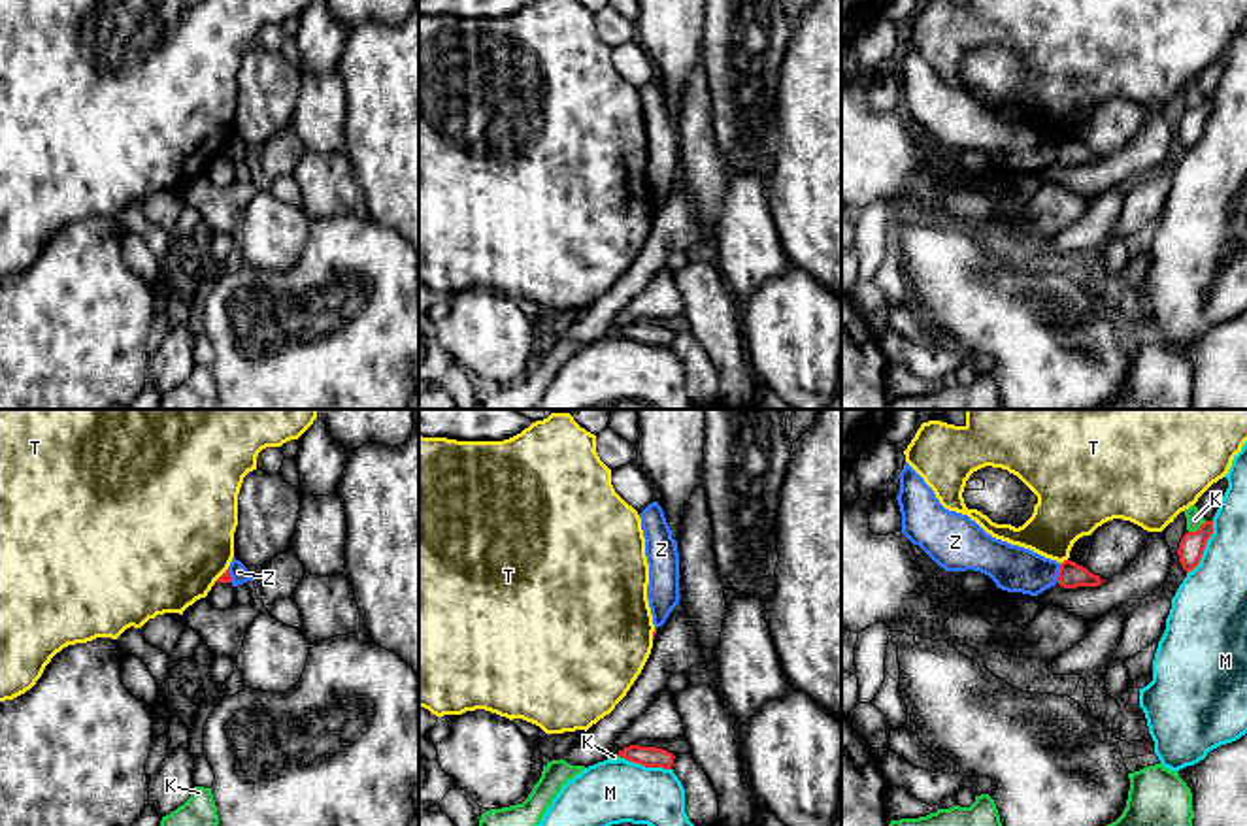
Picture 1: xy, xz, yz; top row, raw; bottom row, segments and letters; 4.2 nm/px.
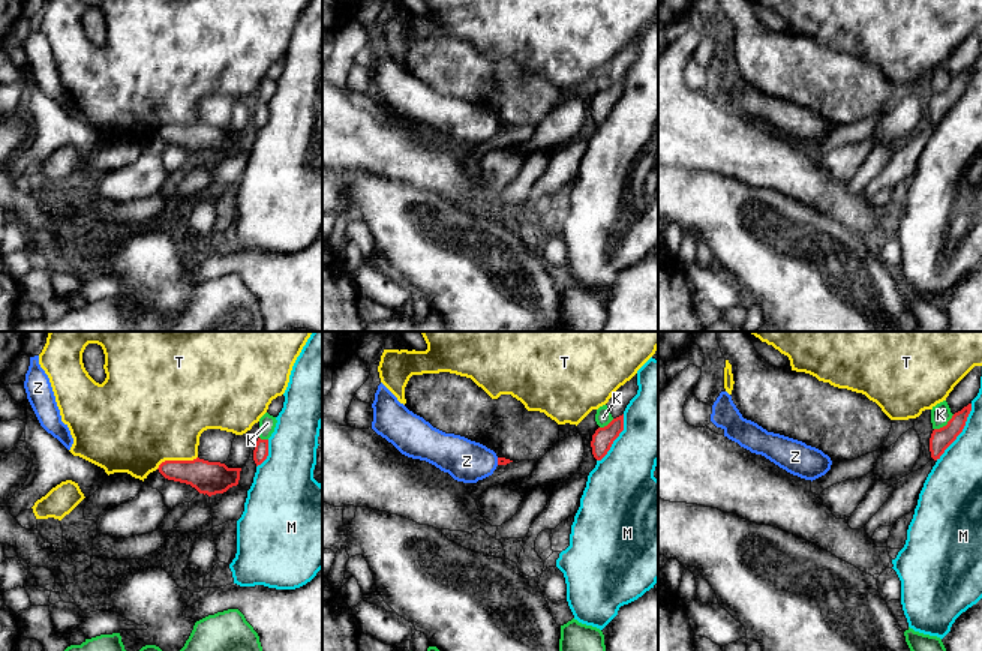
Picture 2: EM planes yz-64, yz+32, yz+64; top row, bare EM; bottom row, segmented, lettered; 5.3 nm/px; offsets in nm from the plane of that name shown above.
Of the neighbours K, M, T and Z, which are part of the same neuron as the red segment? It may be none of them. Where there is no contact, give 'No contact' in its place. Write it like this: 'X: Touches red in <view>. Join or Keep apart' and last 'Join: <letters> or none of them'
K: Touches red in yz. Keep apart
M: Touches red in yz. Keep apart
T: Touches red in yz. Keep apart
Z: Touches red in yz. Keep apart
Join: none of them

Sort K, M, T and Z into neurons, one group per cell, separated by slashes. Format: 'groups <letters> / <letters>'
groups K / M / T / Z

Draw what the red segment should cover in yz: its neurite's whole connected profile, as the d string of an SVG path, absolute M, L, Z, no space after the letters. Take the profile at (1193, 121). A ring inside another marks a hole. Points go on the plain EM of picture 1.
M1205 98L1196 109L1187 109L1183 113L1177 132L1187 151L1200 141L1200 136L1211 111L1213 111L1213 98Z

